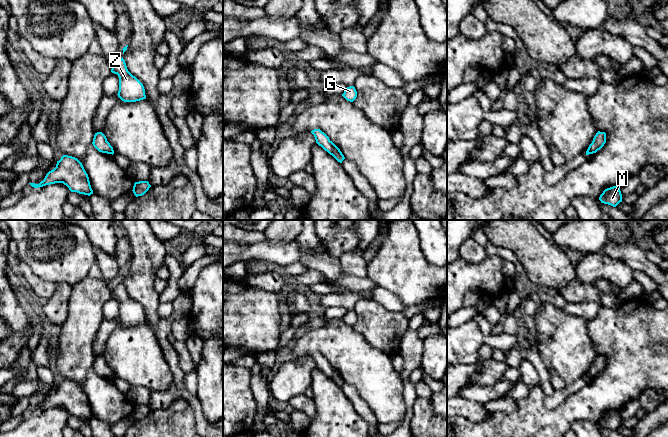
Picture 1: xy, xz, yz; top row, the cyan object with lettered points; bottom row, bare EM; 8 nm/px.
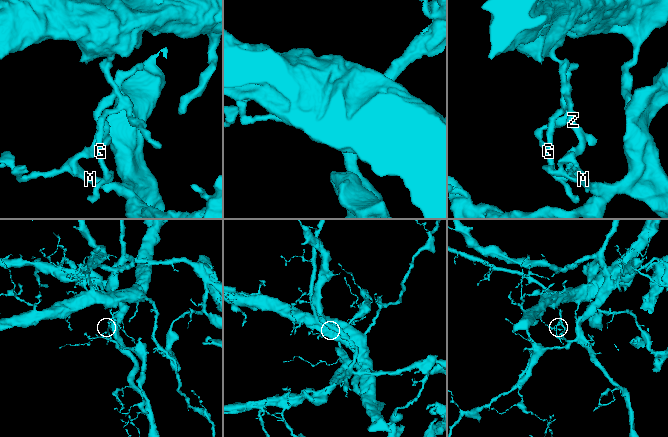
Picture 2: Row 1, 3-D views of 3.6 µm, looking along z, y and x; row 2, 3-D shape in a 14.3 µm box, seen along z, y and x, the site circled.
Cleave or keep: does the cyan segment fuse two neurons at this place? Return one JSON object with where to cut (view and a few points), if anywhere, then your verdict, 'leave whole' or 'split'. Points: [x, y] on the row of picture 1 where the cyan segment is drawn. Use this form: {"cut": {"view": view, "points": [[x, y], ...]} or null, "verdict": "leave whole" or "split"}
{"cut": {"view": "yz", "points": [[602, 132], [603, 137], [596, 138], [592, 142]]}, "verdict": "split"}

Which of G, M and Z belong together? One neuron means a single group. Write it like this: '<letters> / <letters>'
G Z / M

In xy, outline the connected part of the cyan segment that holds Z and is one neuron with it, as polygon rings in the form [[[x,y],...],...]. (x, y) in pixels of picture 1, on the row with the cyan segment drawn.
[[[123,57],[112,67],[111,72],[119,77],[118,97],[124,102],[136,102],[146,99],[143,84],[127,69]]]

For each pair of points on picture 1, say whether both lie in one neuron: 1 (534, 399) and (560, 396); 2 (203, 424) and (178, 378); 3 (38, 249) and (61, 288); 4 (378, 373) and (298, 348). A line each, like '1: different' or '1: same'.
1: different
2: same
3: different
4: same

